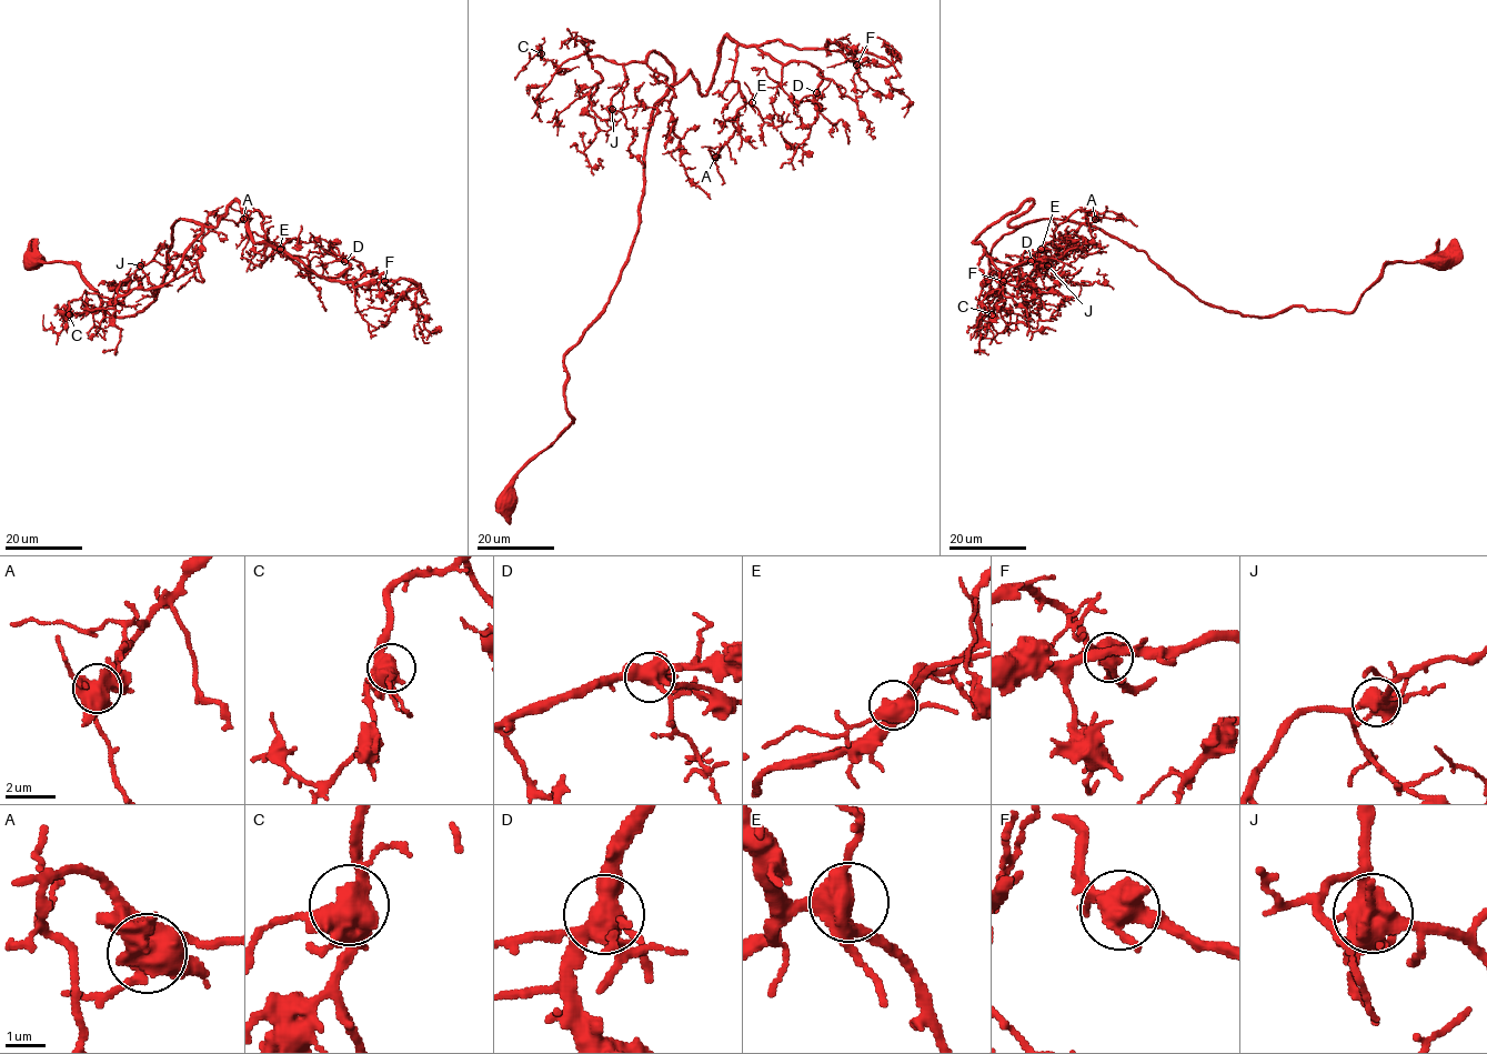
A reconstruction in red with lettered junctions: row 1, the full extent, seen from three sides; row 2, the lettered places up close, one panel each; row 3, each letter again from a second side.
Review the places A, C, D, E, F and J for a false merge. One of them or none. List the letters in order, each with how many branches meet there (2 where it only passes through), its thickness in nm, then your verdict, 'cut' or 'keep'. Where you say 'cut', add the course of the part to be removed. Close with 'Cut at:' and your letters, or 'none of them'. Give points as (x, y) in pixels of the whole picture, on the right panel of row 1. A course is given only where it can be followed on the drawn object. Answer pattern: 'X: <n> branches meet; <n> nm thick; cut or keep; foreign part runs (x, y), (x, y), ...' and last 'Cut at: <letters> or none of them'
A: 4 branches meet; 600 nm thick; keep
C: 4 branches meet; 500 nm thick; keep
D: 4 branches meet; 500 nm thick; keep
E: 4 branches meet; 480 nm thick; keep
F: 4 branches meet; 500 nm thick; keep
J: 4 branches meet; 600 nm thick; keep
Cut at: none of them

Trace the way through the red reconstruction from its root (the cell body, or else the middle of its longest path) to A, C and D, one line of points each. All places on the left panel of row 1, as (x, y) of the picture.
A: (32, 263), (133, 315), (179, 219), (234, 200), (261, 265), (242, 218)
C: (32, 263), (71, 262), (94, 311), (133, 315), (163, 282), (172, 224), (202, 227), (168, 282), (69, 314)
D: (32, 263), (71, 262), (94, 311), (133, 315), (172, 224), (234, 200), (253, 241), (321, 277), (344, 261)

